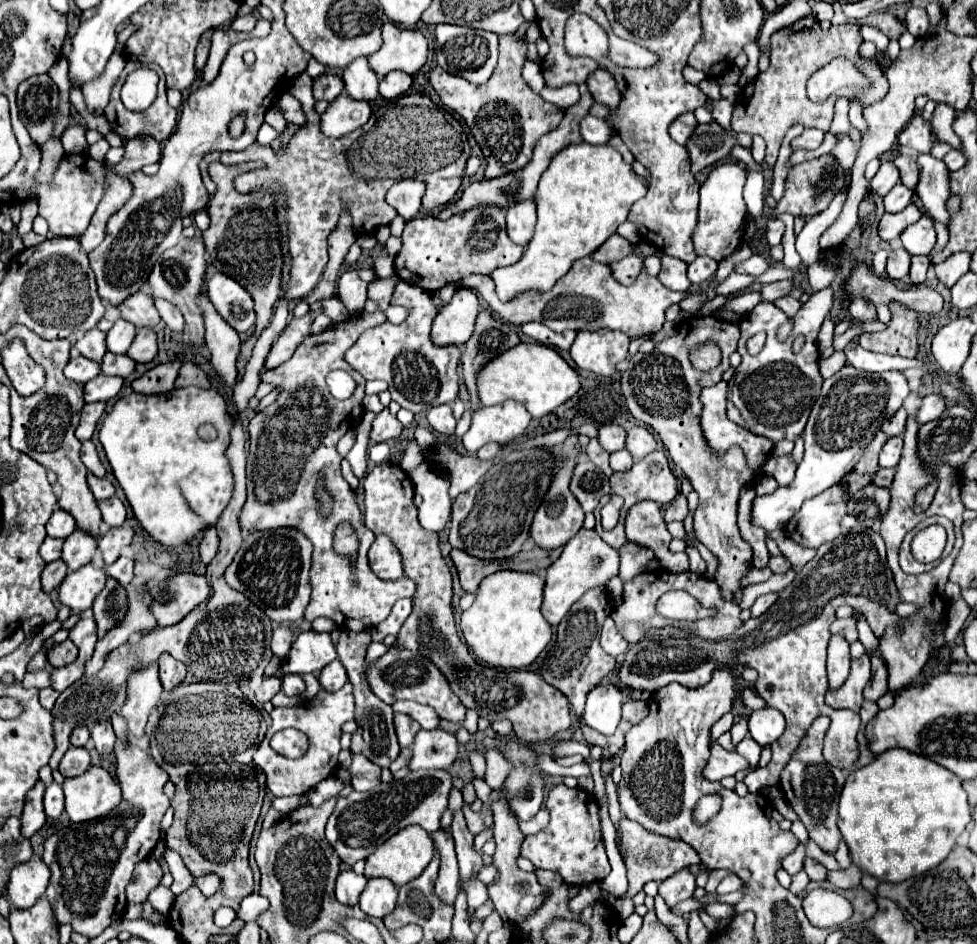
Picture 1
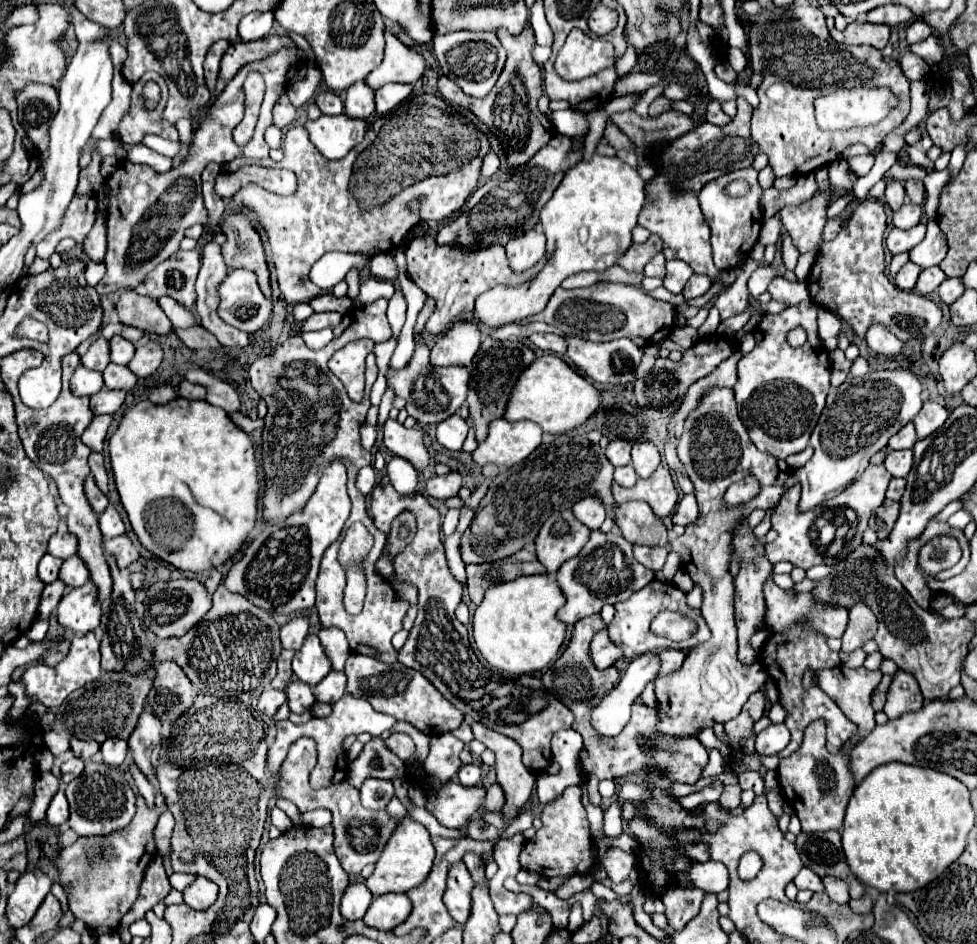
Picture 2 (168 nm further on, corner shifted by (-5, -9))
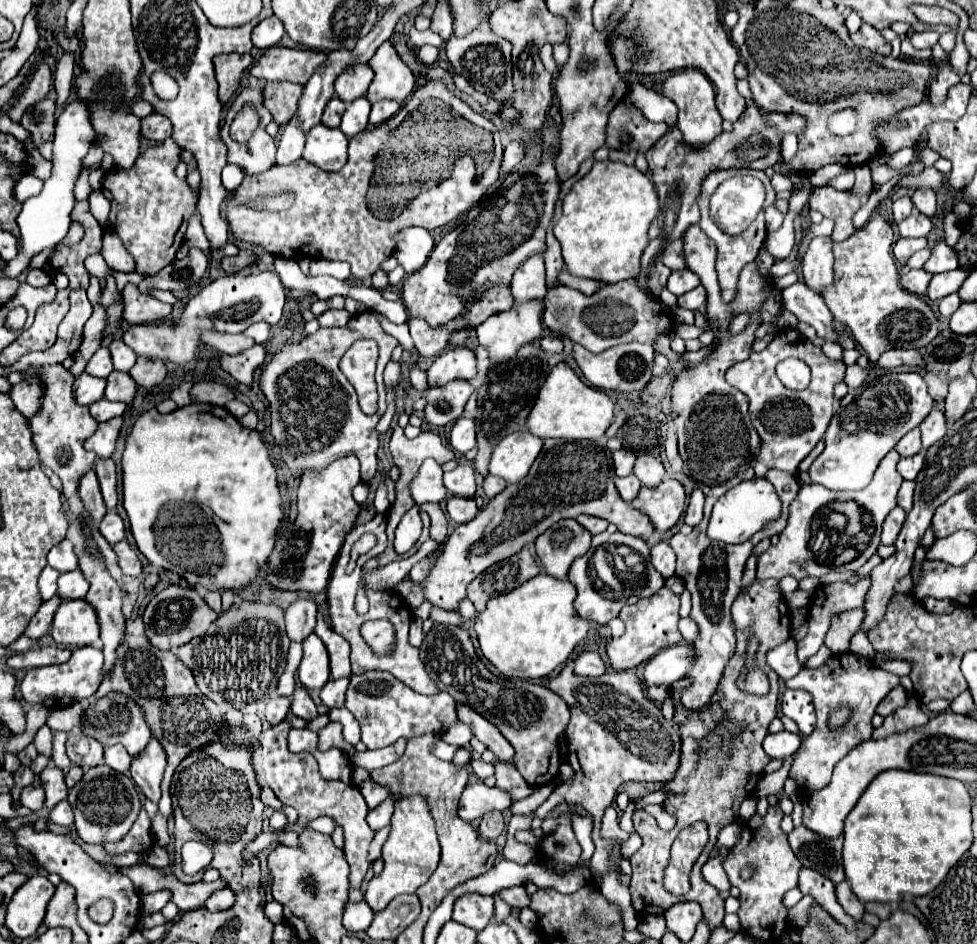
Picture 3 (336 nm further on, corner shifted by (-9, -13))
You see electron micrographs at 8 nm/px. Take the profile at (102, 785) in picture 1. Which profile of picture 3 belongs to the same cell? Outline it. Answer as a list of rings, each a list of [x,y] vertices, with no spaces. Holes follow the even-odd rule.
[[[100,764],[88,768],[84,778],[70,790],[68,802],[76,816],[76,832],[88,844],[104,844],[112,840],[120,840],[134,824],[140,812],[140,796],[136,784],[128,774],[118,774],[110,766]]]

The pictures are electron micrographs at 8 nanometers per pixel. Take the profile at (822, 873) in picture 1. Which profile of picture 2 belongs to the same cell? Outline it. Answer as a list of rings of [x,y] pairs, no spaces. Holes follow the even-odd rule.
[[[824,876],[824,878],[822,878],[822,884],[824,884],[826,894],[828,894],[834,902],[838,902],[838,904],[848,904],[850,896],[848,896],[848,886],[846,886],[844,880],[834,878],[834,876]]]

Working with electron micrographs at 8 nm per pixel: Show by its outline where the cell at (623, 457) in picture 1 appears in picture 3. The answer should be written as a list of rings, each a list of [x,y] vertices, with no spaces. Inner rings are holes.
[[[630,474],[626,478],[616,478],[616,490],[624,502],[632,502],[636,498],[636,494],[640,492],[640,488],[642,488],[642,484],[634,474]]]

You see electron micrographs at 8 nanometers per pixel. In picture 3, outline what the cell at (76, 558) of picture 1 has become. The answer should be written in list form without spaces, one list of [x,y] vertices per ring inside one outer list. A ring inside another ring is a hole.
[[[80,570],[60,574],[58,578],[60,600],[84,600],[86,592],[88,592],[88,582]]]

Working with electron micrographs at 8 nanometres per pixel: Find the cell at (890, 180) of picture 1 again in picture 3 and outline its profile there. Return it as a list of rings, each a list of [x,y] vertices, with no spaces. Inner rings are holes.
[[[908,196],[898,198],[898,200],[892,204],[892,212],[894,212],[894,220],[896,220],[896,222],[902,222],[904,218],[908,218],[908,216],[912,214],[912,210],[914,210],[914,204],[912,204],[912,200],[910,200]]]

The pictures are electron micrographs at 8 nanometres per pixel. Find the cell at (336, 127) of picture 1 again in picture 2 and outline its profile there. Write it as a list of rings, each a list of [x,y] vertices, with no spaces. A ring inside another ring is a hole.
[[[338,114],[338,116],[320,116],[314,122],[308,120],[306,130],[310,132],[314,146],[320,150],[324,158],[338,160],[344,158],[356,144],[364,140],[368,124],[362,118]]]

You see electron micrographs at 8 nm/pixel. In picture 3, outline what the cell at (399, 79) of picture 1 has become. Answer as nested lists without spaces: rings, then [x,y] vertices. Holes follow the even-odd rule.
[[[380,100],[376,104],[372,104],[372,112],[370,112],[370,124],[372,126],[378,126],[378,124],[384,124],[386,120],[390,120],[396,110],[400,108],[398,102],[392,102],[392,100]]]

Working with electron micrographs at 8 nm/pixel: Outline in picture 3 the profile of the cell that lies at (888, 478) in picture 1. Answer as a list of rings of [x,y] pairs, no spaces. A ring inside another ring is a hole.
[[[904,480],[902,486],[900,486],[900,492],[898,492],[898,506],[902,506],[906,512],[912,510],[912,496],[914,496],[914,482],[908,482]]]

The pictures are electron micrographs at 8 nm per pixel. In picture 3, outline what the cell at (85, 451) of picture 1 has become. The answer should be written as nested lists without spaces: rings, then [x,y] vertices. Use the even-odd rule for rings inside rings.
[[[110,458],[108,460],[98,460],[96,462],[96,474],[98,474],[98,480],[100,480],[100,488],[102,488],[106,508],[114,510],[116,502],[118,502],[118,496],[116,496],[116,466],[114,466],[114,462]]]

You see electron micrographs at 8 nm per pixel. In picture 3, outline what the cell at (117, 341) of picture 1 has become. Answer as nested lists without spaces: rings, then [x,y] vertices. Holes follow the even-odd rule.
[[[112,340],[110,342],[110,354],[112,354],[112,362],[114,362],[114,370],[120,370],[120,372],[128,372],[134,364],[136,364],[136,354],[120,340]]]

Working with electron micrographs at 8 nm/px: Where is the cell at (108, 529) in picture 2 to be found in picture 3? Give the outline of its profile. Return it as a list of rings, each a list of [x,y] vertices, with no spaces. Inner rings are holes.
[[[106,512],[106,516],[100,522],[100,534],[110,542],[116,544],[120,540],[124,540],[126,530],[124,530],[124,522],[116,512]]]

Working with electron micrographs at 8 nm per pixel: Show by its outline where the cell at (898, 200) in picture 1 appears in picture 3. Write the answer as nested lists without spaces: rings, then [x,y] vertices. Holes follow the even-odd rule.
[[[914,210],[904,222],[898,224],[900,236],[902,238],[920,238],[920,236],[928,236],[928,232],[932,230],[932,220],[924,214],[920,214],[918,210]]]

